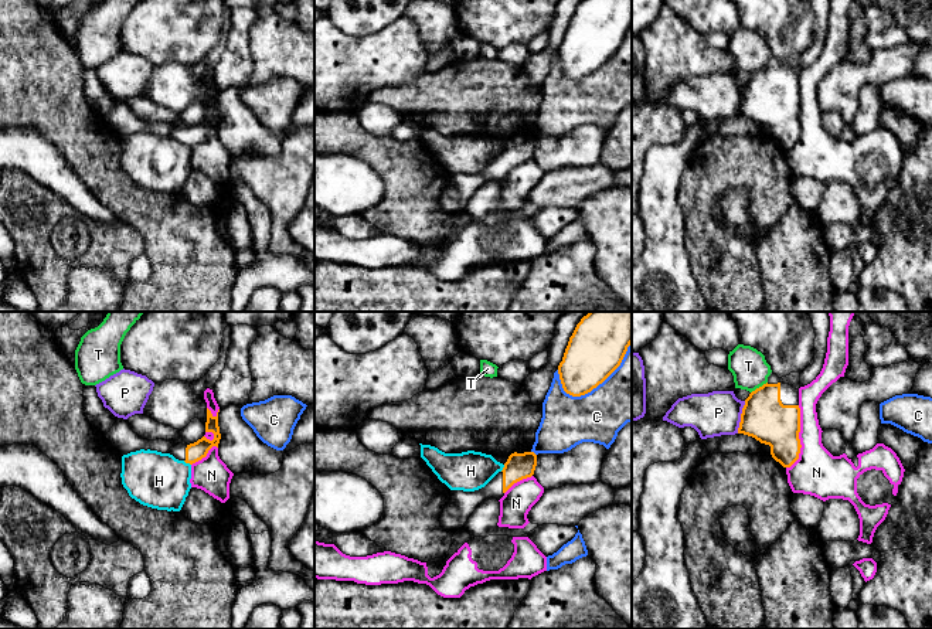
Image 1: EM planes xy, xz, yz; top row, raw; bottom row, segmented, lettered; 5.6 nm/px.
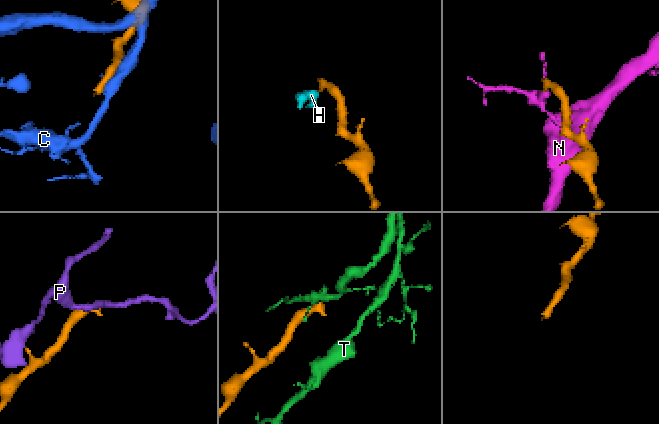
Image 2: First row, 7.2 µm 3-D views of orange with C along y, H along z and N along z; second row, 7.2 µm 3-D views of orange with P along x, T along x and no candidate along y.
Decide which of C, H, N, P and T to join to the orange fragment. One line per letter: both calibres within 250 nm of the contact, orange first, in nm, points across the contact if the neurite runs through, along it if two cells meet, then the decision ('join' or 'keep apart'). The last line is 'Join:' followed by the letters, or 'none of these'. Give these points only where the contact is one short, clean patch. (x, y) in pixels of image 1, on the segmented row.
C: calibres 320 and 320 nm; keep apart
H: calibres 110 and 320 nm; border xy (183, 461), (190, 465); keep apart
N: calibres 260 and 260 nm; border yz (799, 405), (800, 452), (786, 468); keep apart
P: calibres 260 and 260 nm; keep apart
T: calibres 260 and 200 nm; border yz (766, 381), (751, 393); keep apart
Join: none of these

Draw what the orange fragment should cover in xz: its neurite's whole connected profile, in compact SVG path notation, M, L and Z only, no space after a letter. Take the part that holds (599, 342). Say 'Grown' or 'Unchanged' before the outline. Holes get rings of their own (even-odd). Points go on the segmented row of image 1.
Unchanged. M589 312L569 337L558 374L572 397L591 392L622 363L632 344L632 312Z

